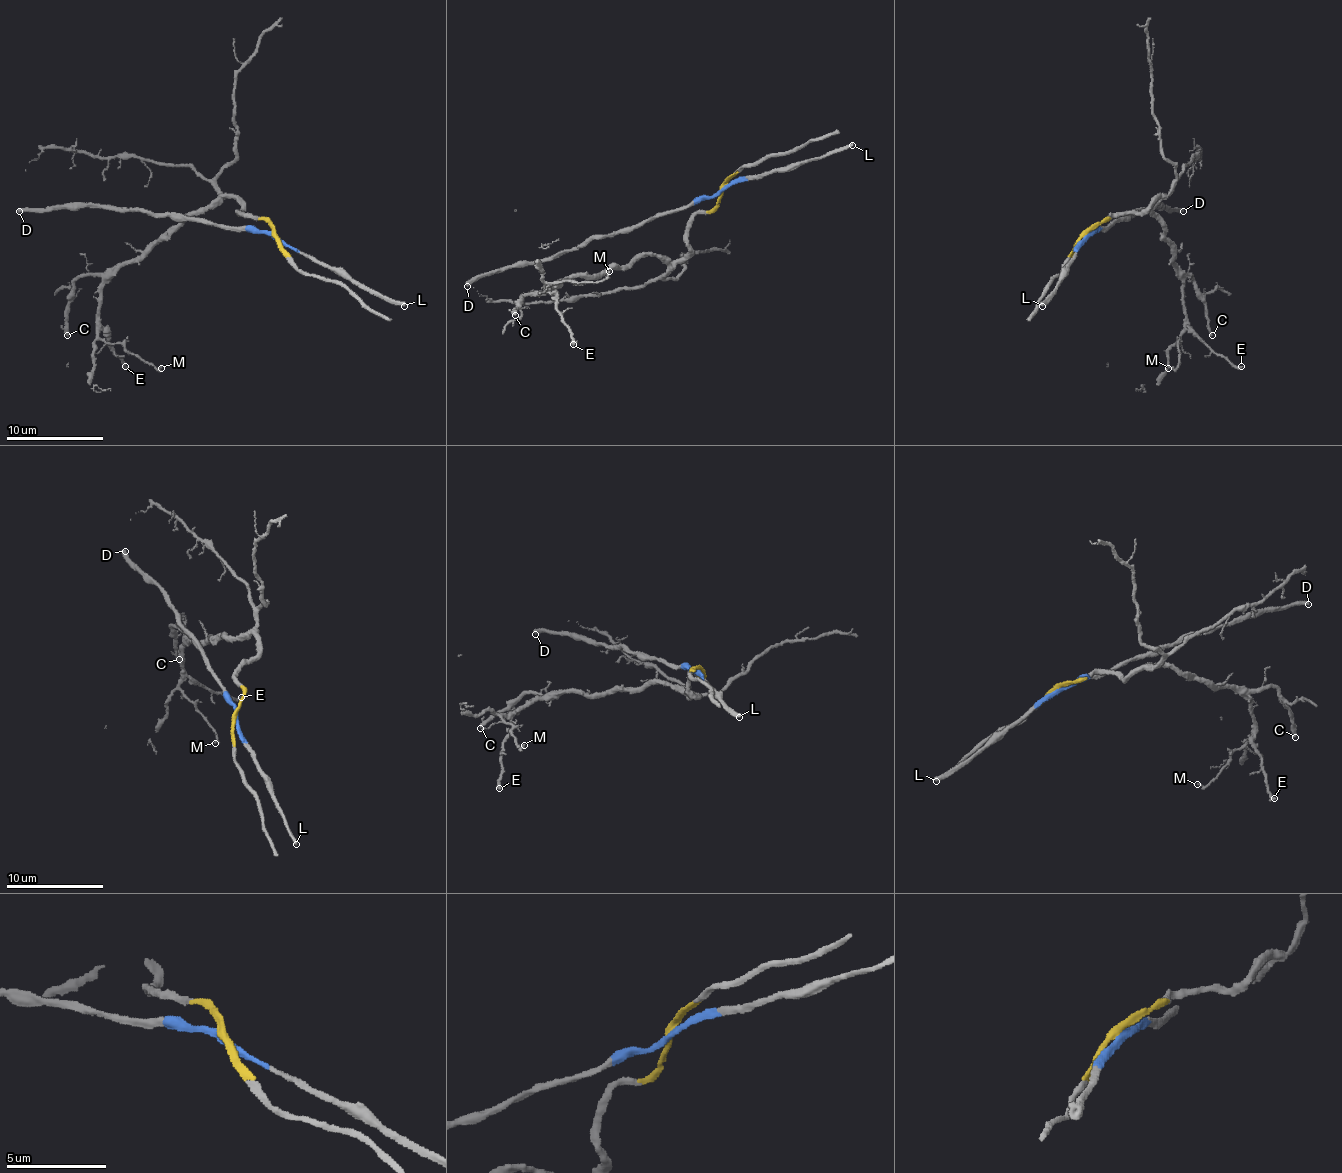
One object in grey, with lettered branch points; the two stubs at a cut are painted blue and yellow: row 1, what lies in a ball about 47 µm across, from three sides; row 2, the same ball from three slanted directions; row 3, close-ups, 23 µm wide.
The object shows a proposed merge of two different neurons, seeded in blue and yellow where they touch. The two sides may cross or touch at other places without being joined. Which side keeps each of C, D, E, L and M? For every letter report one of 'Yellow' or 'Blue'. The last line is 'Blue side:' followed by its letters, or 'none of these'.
C: Yellow
D: Blue
E: Yellow
L: Blue
M: Yellow
Blue side: D, L

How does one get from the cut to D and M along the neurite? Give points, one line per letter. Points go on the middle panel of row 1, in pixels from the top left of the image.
D: (722, 189), (634, 226), (588, 238), (576, 248), (549, 257), (484, 272), (467, 287)
M: (722, 189), (693, 219), (680, 262), (637, 255), (547, 289), (603, 282), (610, 272)

